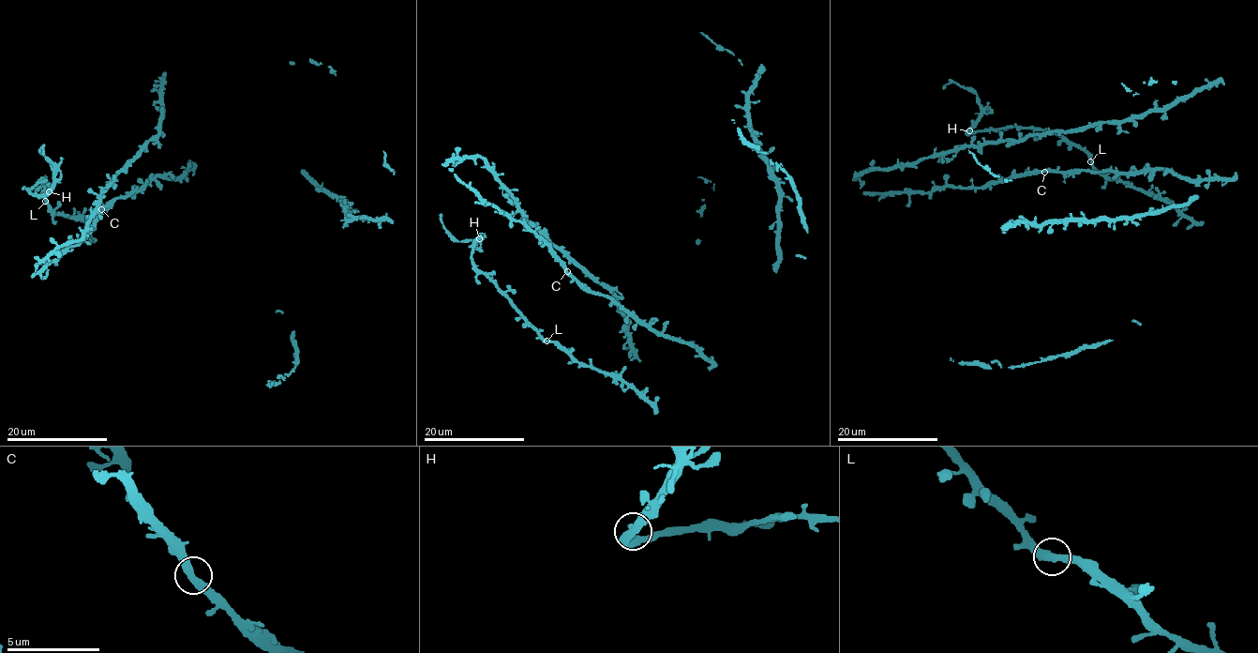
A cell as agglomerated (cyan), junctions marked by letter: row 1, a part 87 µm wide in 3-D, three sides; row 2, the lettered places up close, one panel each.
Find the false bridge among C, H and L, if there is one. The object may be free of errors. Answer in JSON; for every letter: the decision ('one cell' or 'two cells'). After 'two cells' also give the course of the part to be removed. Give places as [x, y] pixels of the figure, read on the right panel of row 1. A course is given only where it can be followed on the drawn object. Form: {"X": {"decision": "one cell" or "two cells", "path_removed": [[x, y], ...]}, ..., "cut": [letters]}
{"C": {"decision": "one cell"}, "H": {"decision": "one cell"}, "L": {"decision": "one cell"}, "cut": []}

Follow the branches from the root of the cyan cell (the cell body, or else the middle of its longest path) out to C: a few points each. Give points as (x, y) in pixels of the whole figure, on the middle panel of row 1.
C: (532, 230), (543, 237), (567, 271)

